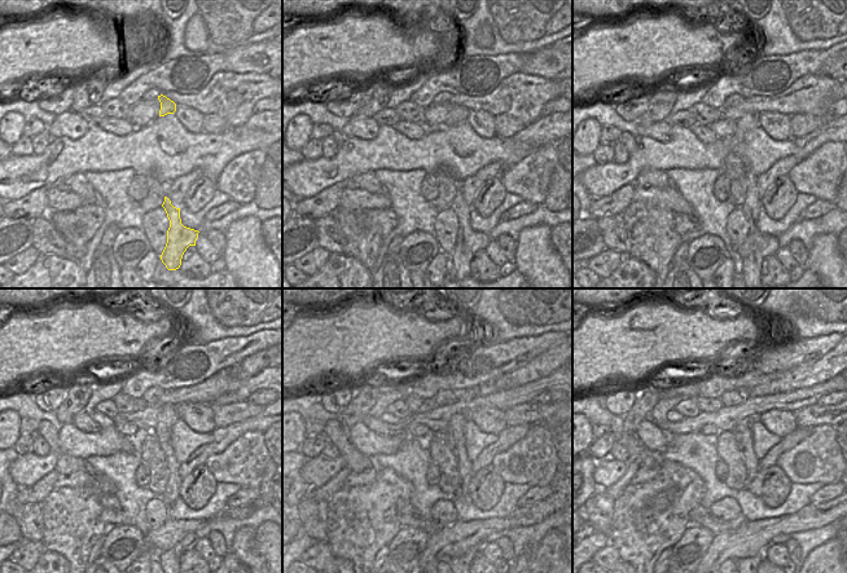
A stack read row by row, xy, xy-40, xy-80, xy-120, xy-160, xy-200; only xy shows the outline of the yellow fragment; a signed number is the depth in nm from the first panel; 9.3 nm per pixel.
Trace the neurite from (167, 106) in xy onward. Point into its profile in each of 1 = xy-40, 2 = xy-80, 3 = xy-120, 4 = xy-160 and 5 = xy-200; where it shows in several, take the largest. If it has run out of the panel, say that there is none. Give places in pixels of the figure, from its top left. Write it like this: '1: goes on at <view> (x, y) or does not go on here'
1: goes on at xy-40 (459, 115)
2: goes on at xy-80 (749, 122)
3: goes on at xy-120 (167, 417)
4: goes on at xy-160 (455, 430)
5: goes on at xy-200 (742, 431)

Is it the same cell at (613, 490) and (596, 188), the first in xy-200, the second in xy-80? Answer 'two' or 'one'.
two

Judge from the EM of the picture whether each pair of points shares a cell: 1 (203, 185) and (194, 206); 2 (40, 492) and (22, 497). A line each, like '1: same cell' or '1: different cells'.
1: same cell
2: same cell

